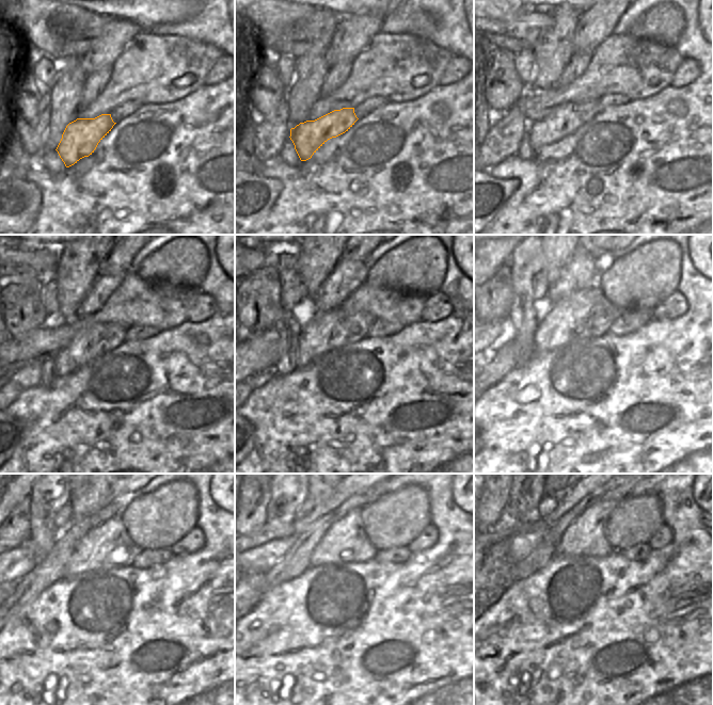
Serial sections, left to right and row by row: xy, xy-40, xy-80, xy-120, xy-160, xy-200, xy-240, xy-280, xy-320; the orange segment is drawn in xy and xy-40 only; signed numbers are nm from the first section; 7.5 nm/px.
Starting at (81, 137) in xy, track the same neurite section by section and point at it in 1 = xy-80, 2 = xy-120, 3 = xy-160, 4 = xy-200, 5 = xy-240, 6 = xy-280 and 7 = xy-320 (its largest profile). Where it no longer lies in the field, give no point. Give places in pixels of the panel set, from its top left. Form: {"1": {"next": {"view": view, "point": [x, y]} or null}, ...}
{"1": {"next": {"view": "xy-80", "point": [568, 117]}}, "2": {"next": {"view": "xy-120", "point": [99, 338]}}, "3": {"next": {"view": "xy-160", "point": [320, 332]}}, "4": {"next": {"view": "xy-200", "point": [586, 314]}}, "5": {"next": {"view": "xy-240", "point": [108, 545]}}, "6": {"next": {"view": "xy-280", "point": [346, 541]}}, "7": {"next": {"view": "xy-320", "point": [586, 535]}}}

